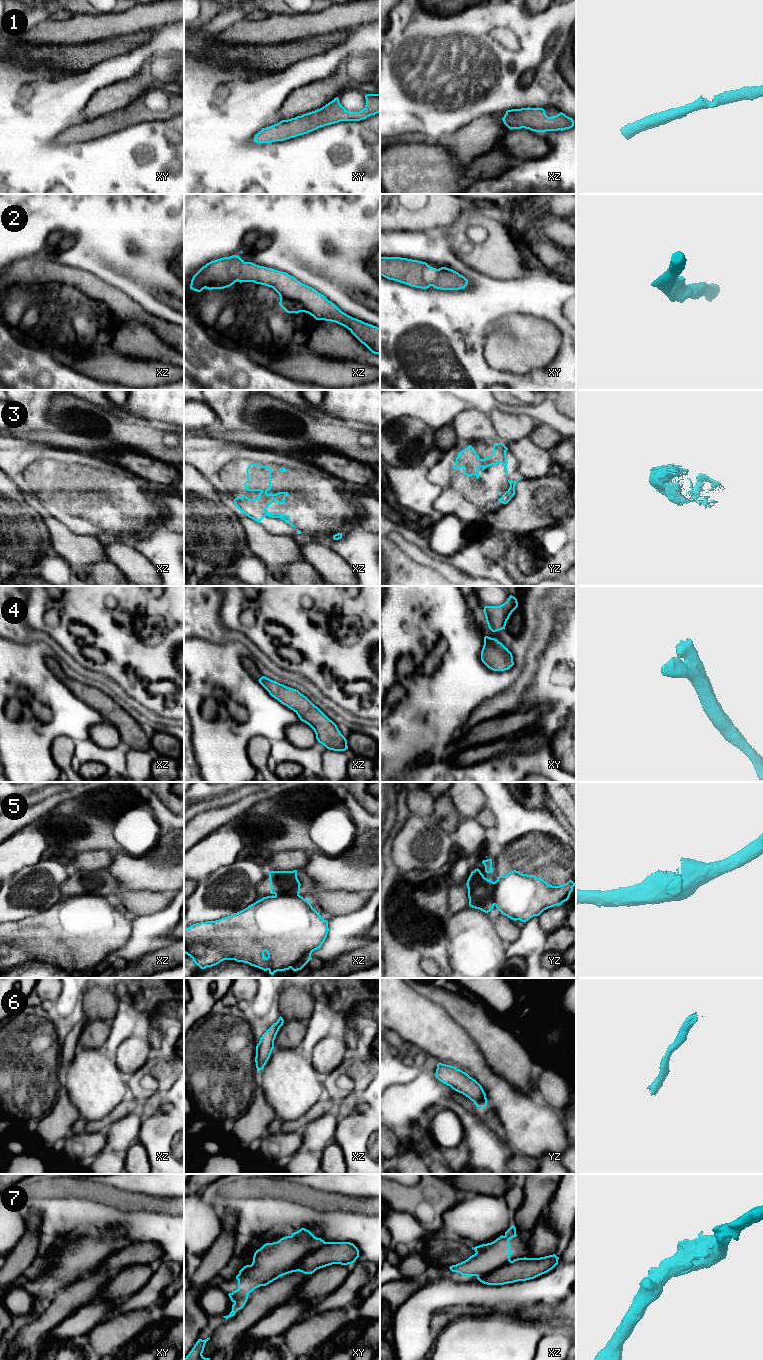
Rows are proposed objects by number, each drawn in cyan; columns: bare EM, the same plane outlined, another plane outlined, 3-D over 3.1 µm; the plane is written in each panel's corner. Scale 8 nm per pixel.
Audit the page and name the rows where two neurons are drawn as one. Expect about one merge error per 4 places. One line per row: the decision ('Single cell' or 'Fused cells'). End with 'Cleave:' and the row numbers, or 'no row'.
1: Single cell
2: Single cell
3: Single cell
4: Single cell
5: Fused cells
6: Single cell
7: Fused cells
Cleave: 5, 7

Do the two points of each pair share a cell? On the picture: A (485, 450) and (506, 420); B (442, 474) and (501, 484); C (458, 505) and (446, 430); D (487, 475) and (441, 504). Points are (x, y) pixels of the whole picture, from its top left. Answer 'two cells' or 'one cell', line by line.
A: two cells
B: one cell
C: two cells
D: one cell

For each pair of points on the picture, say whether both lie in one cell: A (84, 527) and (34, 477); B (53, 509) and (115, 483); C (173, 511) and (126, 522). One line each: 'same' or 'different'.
A: same
B: same
C: different

